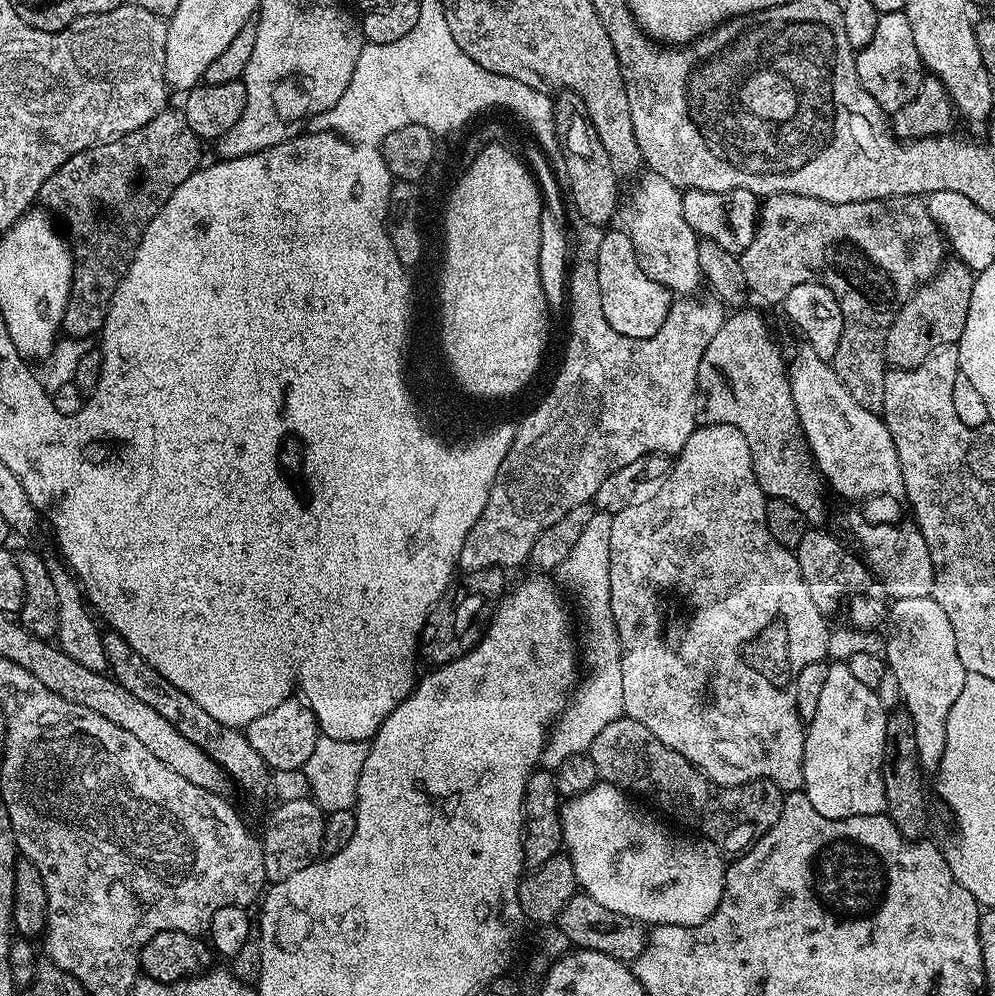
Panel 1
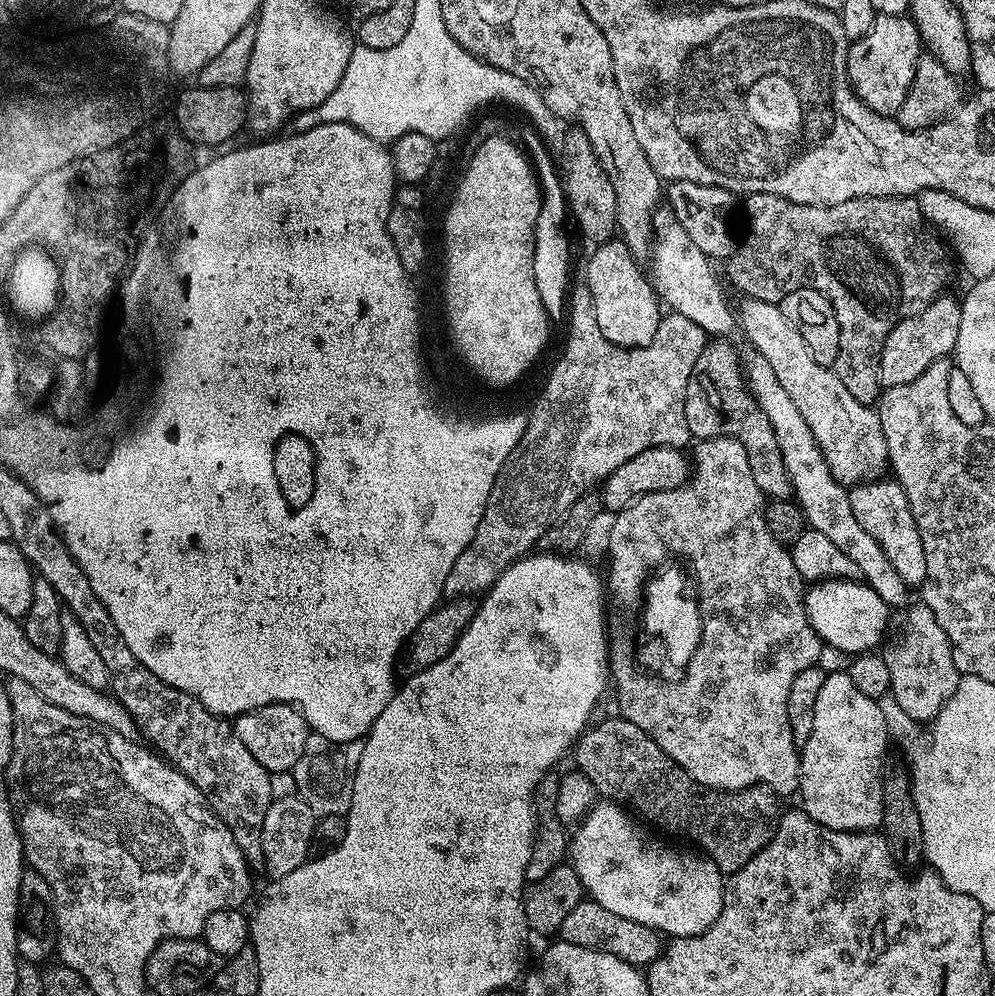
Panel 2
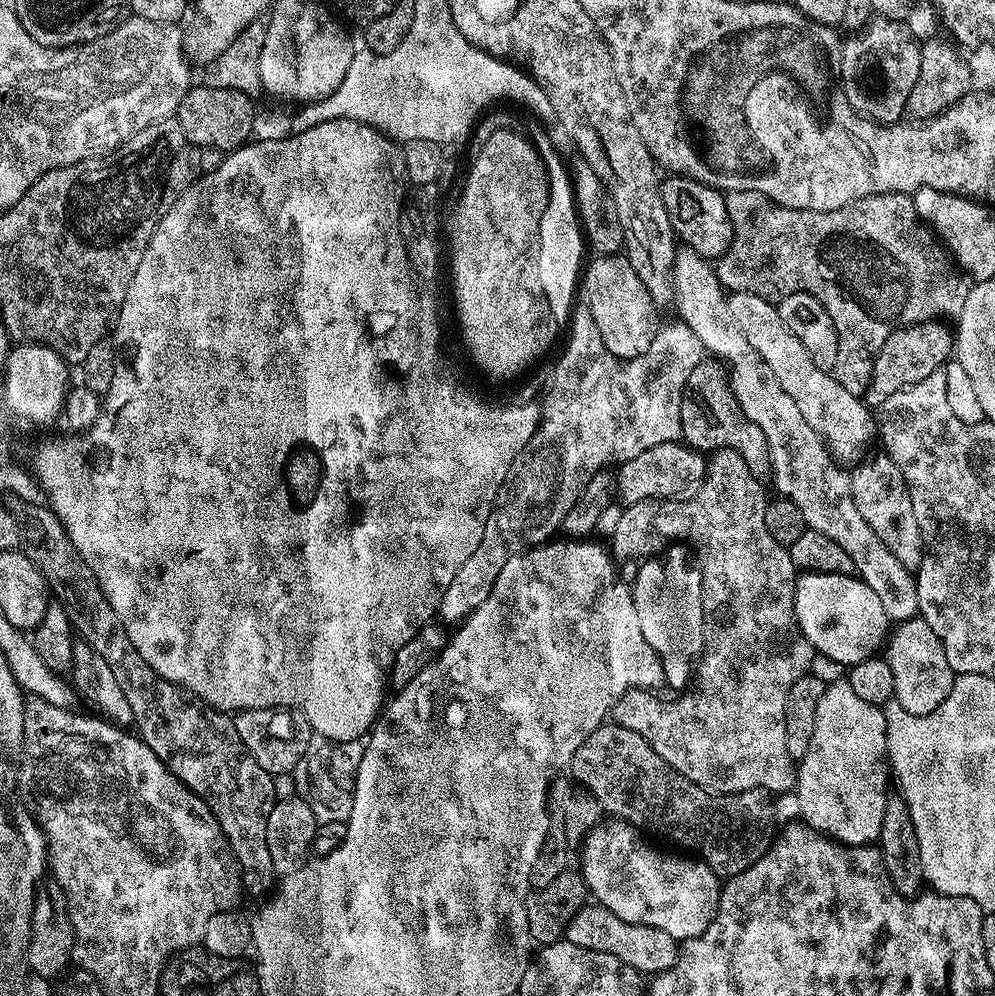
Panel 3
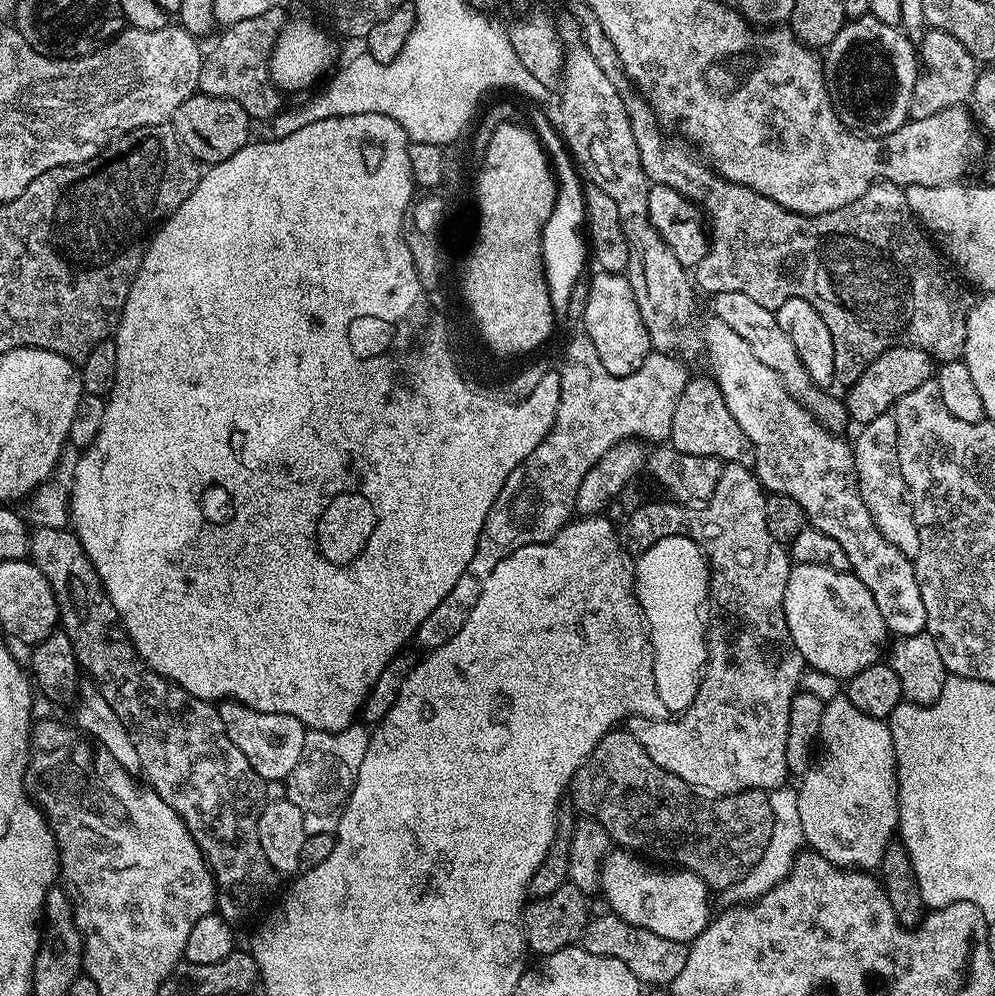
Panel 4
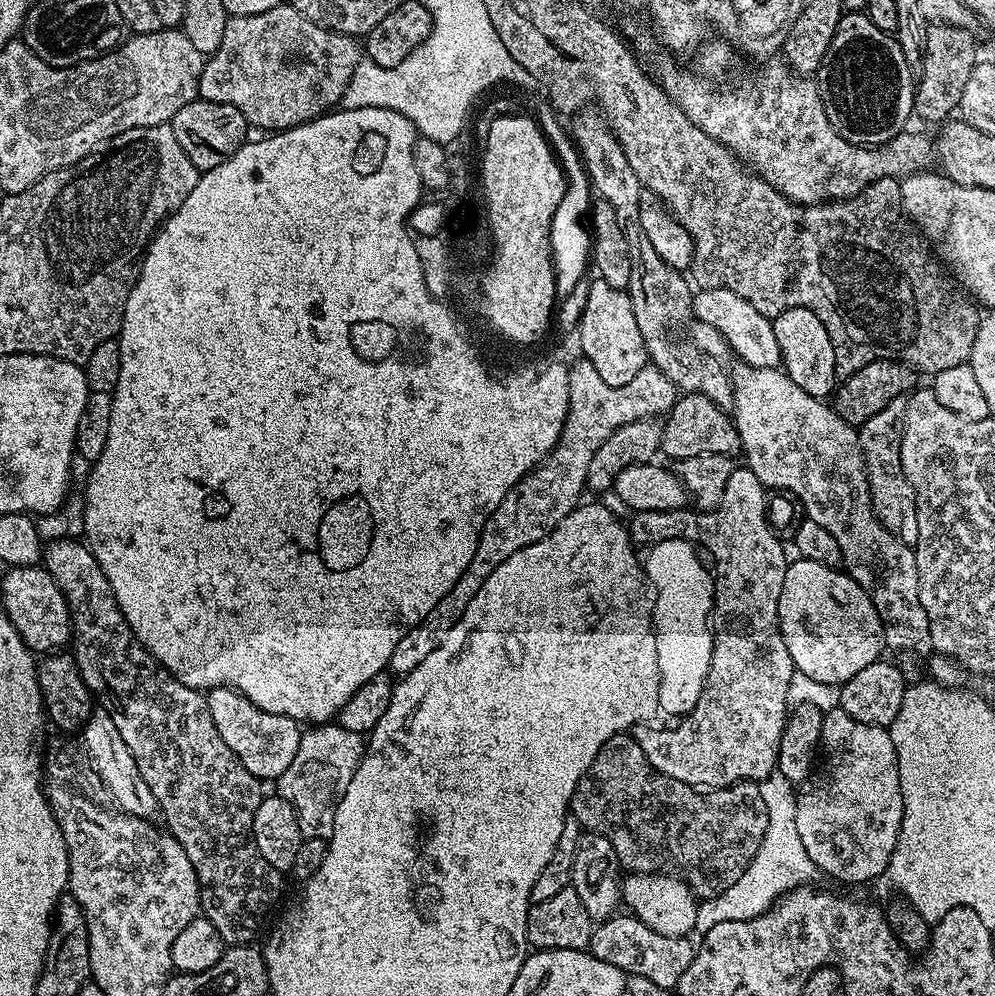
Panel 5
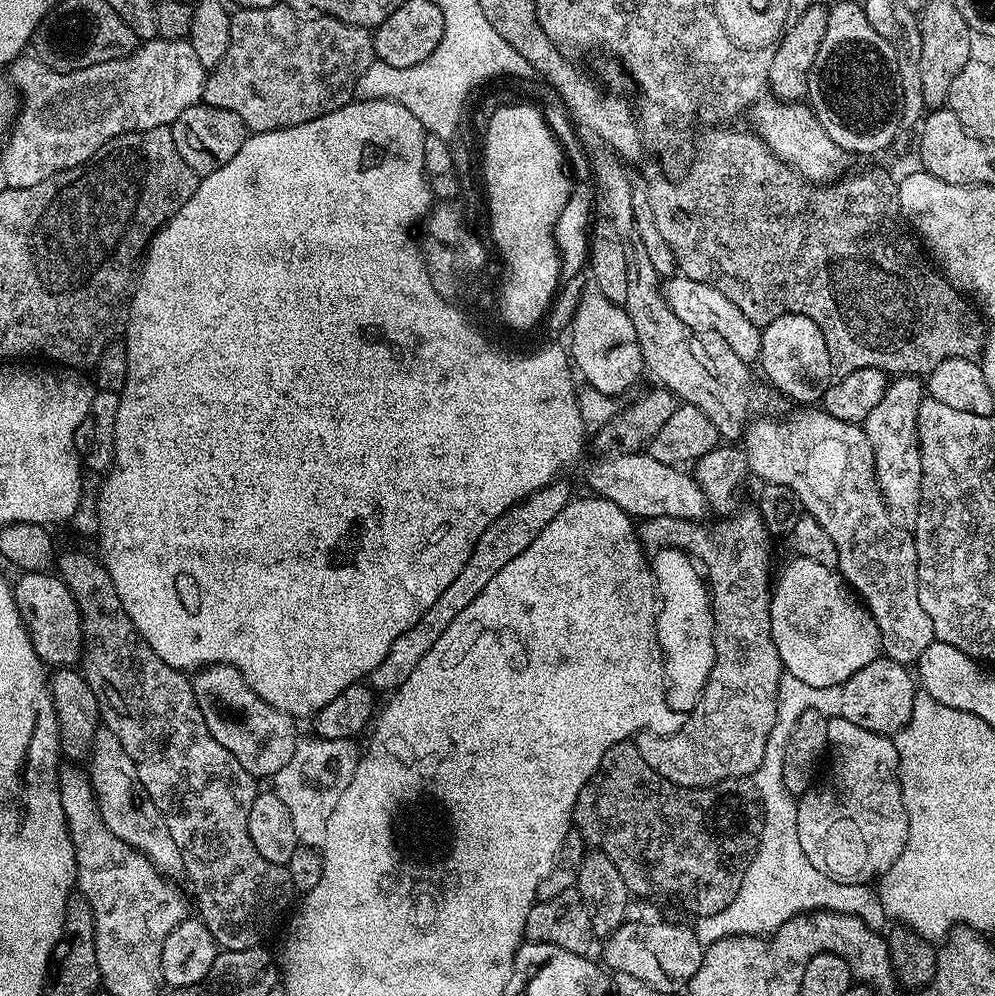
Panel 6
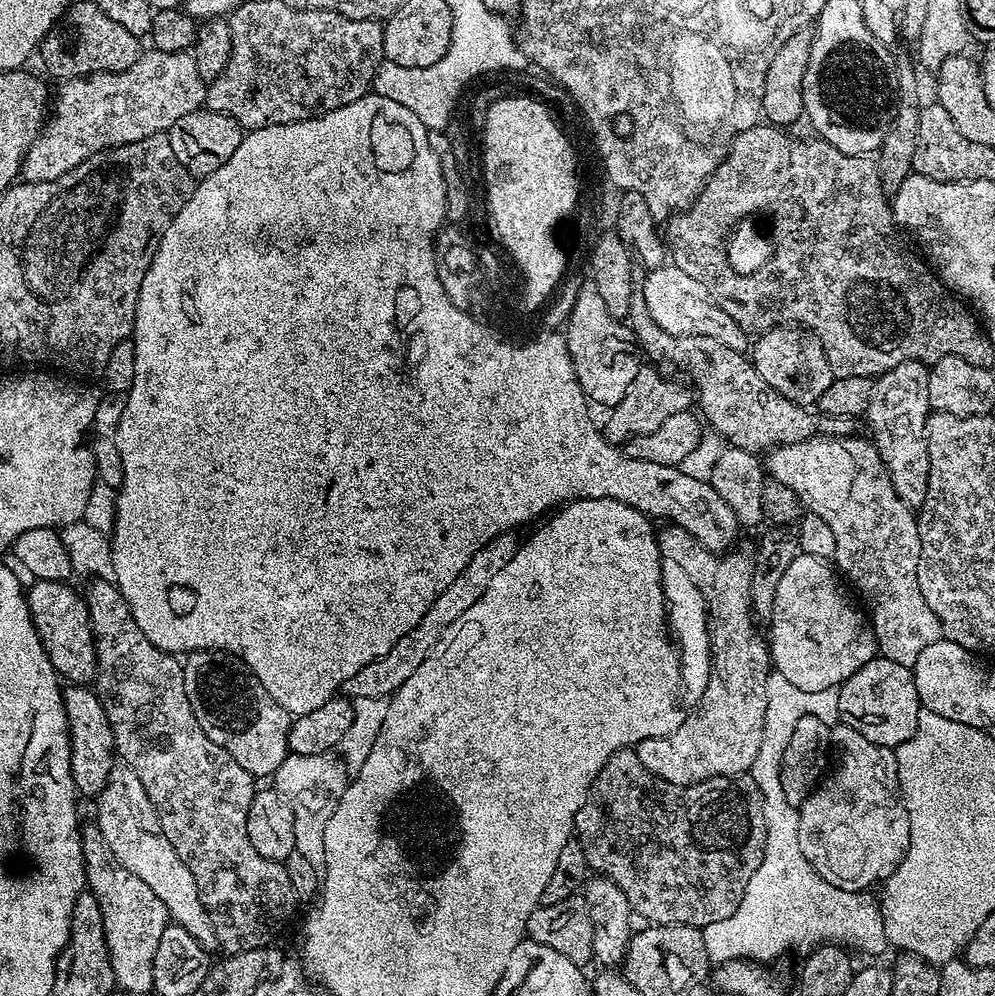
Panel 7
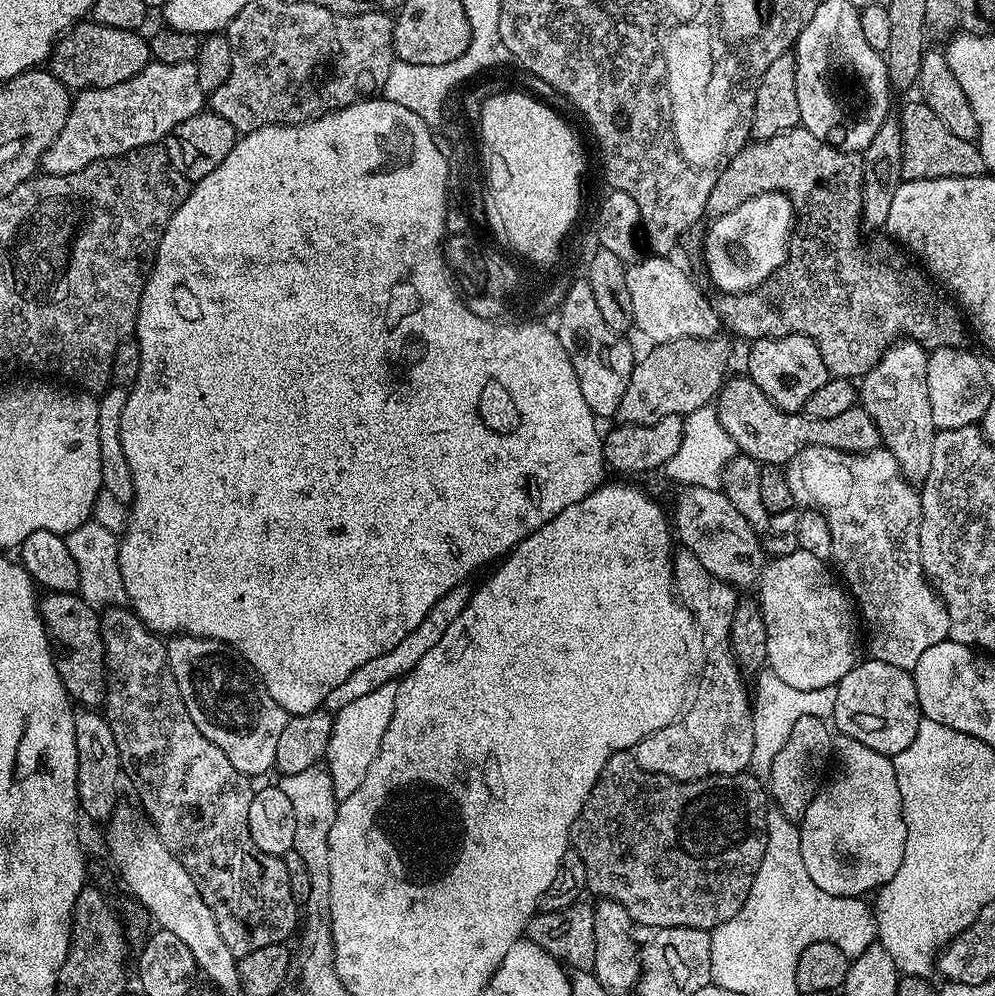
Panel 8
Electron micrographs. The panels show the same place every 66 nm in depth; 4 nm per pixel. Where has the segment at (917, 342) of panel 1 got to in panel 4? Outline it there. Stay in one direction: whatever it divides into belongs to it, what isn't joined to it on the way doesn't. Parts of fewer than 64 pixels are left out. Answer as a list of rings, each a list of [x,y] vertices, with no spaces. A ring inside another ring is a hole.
[[[901,346],[878,354],[878,358],[874,358],[874,362],[866,366],[862,378],[858,378],[858,382],[847,385],[846,405],[849,421],[857,420],[857,425],[863,426],[884,412],[892,412],[903,396],[910,394],[910,390],[918,390],[918,386],[933,379],[933,376],[934,361],[921,348]]]

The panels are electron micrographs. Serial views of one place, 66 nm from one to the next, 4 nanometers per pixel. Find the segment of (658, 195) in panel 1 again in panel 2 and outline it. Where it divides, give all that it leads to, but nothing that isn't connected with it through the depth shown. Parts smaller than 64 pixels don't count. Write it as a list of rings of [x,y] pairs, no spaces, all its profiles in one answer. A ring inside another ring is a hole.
[[[660,206],[655,211],[654,217],[654,235],[651,238],[651,251],[650,251],[650,261],[652,260],[652,272],[650,268],[650,279],[652,281],[653,288],[656,289],[656,295],[660,297],[661,301],[665,305],[668,304],[673,313],[677,316],[685,316],[686,318],[690,318],[692,322],[699,326],[699,328],[703,329],[706,334],[712,334],[712,332],[720,332],[716,334],[728,334],[724,332],[728,332],[732,328],[732,314],[734,318],[734,312],[728,309],[728,304],[724,301],[724,292],[720,289],[720,284],[716,281],[716,272],[711,268],[713,265],[710,263],[710,258],[706,254],[702,254],[702,250],[698,250],[698,246],[694,246],[694,242],[690,242],[690,234],[686,234],[686,230],[683,226],[680,225],[680,221],[676,219],[675,211],[671,207],[668,206]]]

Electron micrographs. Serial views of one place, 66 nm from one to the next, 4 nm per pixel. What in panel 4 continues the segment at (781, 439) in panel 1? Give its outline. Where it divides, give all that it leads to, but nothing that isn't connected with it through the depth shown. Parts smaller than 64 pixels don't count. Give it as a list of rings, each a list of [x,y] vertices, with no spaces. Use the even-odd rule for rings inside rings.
[[[708,374],[693,375],[682,390],[682,398],[678,398],[678,406],[674,406],[674,426],[670,444],[682,454],[712,456],[715,460],[728,464],[743,464],[745,467],[755,465],[756,453],[753,444],[742,428],[734,422],[720,387]]]

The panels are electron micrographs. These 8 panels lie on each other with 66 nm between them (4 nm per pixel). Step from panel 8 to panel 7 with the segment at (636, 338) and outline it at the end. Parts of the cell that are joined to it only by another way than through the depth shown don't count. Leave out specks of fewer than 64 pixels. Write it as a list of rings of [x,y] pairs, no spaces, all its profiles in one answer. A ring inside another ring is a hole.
[[[642,364],[630,382],[625,397],[608,413],[606,424],[602,426],[604,440],[613,446],[622,446],[632,438],[642,434],[650,434],[658,430],[673,414],[687,411],[692,404],[692,394],[685,386],[668,378],[664,378],[653,365]]]

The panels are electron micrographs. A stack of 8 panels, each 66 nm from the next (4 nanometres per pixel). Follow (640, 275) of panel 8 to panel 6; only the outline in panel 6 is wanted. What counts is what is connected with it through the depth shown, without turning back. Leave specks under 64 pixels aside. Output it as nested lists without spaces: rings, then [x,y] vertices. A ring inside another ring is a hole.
[[[677,274],[663,285],[662,295],[665,302],[668,303],[669,310],[690,329],[700,332],[716,331],[726,340],[730,350],[733,350],[738,358],[742,358],[749,364],[755,363],[759,359],[761,327],[750,322],[742,314],[742,310],[739,310],[730,298],[726,298],[726,294],[714,290],[714,286],[706,286],[702,282],[694,282],[690,278],[686,278],[683,274]]]

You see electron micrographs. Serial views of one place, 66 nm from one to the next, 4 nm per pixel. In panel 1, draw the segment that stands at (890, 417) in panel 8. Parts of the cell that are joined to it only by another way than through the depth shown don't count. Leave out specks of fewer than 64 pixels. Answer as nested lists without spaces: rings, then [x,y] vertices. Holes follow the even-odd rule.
[[[852,512],[848,516],[848,524],[852,527],[857,542],[860,543],[859,551],[873,577],[879,583],[880,580],[884,583],[884,588],[889,592],[892,600],[932,595],[934,570],[930,562],[930,550],[926,546],[926,538],[922,538],[920,529],[915,523],[875,524],[874,521]]]

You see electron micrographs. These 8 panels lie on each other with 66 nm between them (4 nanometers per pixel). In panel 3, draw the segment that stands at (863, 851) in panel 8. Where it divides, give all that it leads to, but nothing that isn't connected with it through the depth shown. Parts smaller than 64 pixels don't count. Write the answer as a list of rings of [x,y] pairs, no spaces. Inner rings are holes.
[[[841,678],[827,685],[818,702],[818,715],[814,720],[814,738],[804,759],[796,769],[795,794],[800,807],[799,819],[808,824],[815,832],[849,846],[868,846],[879,841],[882,820],[886,818],[886,802],[890,795],[890,765],[886,759],[886,718],[881,705],[865,702]]]

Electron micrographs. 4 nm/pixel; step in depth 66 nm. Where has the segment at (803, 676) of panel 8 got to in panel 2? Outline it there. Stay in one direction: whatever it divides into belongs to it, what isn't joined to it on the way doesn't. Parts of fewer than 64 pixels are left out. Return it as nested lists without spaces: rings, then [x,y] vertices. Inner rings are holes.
[[[828,580],[816,582],[807,589],[804,609],[821,641],[840,652],[863,654],[881,647],[890,623],[890,605],[860,580]]]

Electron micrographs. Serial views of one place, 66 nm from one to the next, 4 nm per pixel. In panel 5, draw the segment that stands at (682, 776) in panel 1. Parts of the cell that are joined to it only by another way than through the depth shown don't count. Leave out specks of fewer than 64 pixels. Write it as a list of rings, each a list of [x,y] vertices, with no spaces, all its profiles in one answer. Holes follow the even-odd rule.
[[[621,734],[610,738],[602,746],[602,750],[598,750],[598,758],[594,758],[594,762],[586,770],[586,774],[581,778],[574,790],[570,816],[573,821],[576,819],[581,824],[581,829],[597,832],[608,839],[610,846],[614,846],[614,854],[618,854],[621,869],[627,870],[632,874],[676,876],[679,880],[685,880],[688,883],[688,887],[692,889],[692,893],[700,900],[714,898],[718,894],[730,890],[730,886],[739,884],[744,871],[753,867],[758,854],[758,846],[762,846],[762,838],[766,834],[766,822],[768,821],[766,818],[766,802],[762,802],[759,783],[741,782],[739,784],[730,784],[727,788],[701,790],[699,787],[686,782],[678,782],[678,778],[670,778],[653,768],[646,758],[646,754],[642,754],[642,746],[638,746],[635,735],[632,734]]]

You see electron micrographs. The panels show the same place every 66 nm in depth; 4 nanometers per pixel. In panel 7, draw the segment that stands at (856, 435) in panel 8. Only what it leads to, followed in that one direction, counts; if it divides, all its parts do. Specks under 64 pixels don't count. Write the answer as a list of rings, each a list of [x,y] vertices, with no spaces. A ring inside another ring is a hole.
[[[641,291],[632,293],[627,321],[641,351],[646,356],[648,354],[652,358],[651,361],[684,366],[691,380],[698,386],[694,398],[701,408],[701,417],[731,447],[764,454],[781,444],[793,444],[808,440],[811,436],[857,435],[857,417],[846,414],[825,416],[819,410],[796,404],[790,398],[778,394],[768,385],[766,378],[758,374],[758,370],[744,352],[735,352],[709,336],[701,337],[701,340],[695,337],[681,338],[662,330],[650,317]]]

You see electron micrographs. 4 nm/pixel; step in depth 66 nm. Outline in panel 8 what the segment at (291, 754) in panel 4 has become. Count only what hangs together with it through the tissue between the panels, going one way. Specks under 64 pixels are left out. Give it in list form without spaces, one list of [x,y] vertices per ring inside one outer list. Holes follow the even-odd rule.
[[[180,634],[169,639],[166,647],[168,665],[178,682],[186,710],[190,710],[190,718],[194,718],[194,726],[198,726],[200,733],[210,738],[245,776],[255,778],[263,772],[271,773],[278,738],[289,713],[258,683],[244,657],[220,640],[206,640],[203,636]]]

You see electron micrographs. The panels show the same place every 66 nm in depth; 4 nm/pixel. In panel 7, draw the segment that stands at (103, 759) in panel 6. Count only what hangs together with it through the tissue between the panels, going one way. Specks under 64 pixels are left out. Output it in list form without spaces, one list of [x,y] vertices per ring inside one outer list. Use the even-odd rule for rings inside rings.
[[[125,764],[113,765],[107,784],[96,798],[95,804],[95,827],[110,847],[115,860],[161,898],[169,917],[175,923],[189,930],[204,949],[215,951],[219,947],[217,934],[213,923],[210,922],[209,912],[201,902],[194,874],[190,873],[182,858],[174,852],[170,840],[162,832],[157,811],[154,810],[149,795],[146,794],[145,787],[134,774],[134,770],[130,770]]]

